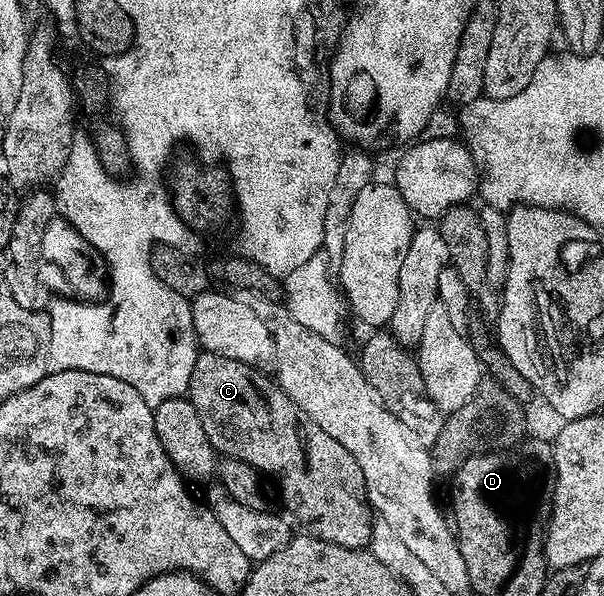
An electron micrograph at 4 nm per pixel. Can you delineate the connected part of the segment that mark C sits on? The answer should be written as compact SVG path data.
M202 351L196 359L196 367L192 367L188 400L196 407L214 450L222 457L235 457L248 463L267 478L274 477L282 492L283 503L290 508L289 516L295 522L298 520L307 534L349 549L369 546L376 517L366 498L364 471L360 471L360 463L356 463L356 459L352 459L352 455L340 447L328 431L316 427L316 423L312 423L312 419L308 419L308 415L300 411L297 403L271 378L269 381L255 366Z

